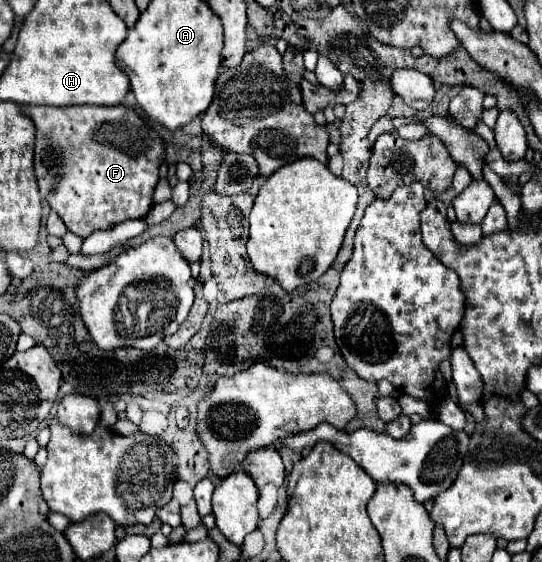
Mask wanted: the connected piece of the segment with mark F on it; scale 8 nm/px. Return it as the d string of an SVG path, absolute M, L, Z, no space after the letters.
M119 104L117 108L27 108L27 116L37 128L39 192L71 232L87 238L93 230L147 214L165 150L159 134L137 112Z

